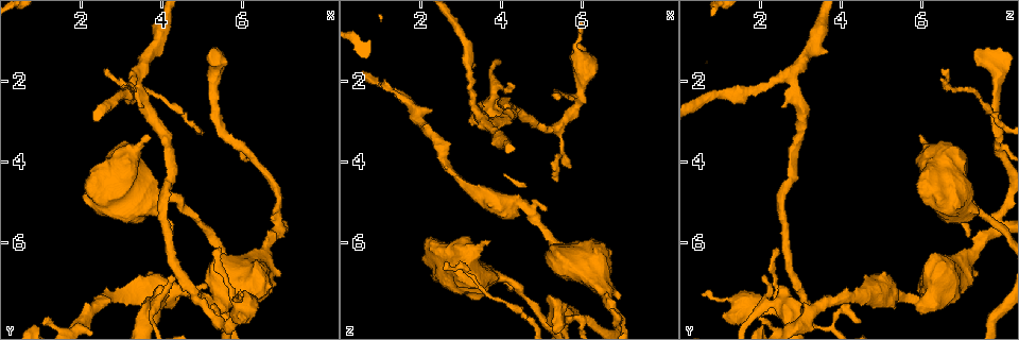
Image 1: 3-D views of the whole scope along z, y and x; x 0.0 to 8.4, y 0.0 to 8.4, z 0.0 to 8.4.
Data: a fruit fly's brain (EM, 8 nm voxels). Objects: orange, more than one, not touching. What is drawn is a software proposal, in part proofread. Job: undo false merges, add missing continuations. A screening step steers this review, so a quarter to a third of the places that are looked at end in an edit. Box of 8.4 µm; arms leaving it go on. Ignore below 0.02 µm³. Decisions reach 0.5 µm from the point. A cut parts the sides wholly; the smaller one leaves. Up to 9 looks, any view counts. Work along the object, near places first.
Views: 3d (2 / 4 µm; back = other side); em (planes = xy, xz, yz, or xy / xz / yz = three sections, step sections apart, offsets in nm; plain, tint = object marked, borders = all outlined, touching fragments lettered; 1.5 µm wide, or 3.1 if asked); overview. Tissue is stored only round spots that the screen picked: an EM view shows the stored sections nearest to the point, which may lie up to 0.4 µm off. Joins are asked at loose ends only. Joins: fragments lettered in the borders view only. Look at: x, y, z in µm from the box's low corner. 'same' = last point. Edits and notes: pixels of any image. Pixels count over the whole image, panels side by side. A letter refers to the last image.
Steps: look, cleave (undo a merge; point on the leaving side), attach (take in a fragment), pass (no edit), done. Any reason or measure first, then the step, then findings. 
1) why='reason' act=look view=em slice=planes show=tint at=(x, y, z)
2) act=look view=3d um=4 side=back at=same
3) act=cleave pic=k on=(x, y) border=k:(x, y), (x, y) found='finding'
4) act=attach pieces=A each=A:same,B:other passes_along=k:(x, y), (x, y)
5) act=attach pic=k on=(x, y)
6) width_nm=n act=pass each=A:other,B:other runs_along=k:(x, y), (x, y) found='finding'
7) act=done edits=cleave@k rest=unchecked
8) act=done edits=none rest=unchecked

why='thin end' act=look view=em slice=planes show=borders at=(4.25, 5.90, 7.15)

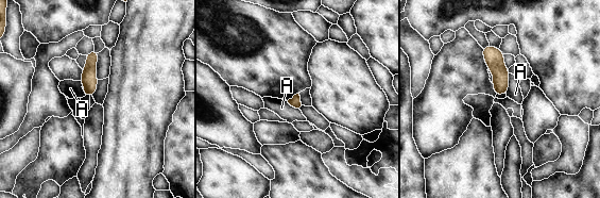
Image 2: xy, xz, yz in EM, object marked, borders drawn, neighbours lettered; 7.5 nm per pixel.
act=pass each=A:other border=2:(510, 73), (509, 91), (506, 94) found='no lettered fragment goes on from it'

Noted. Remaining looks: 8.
why='branch stops here' act=look view=em slice=planes show=borders at=(5.45, 6.15, 2.40)

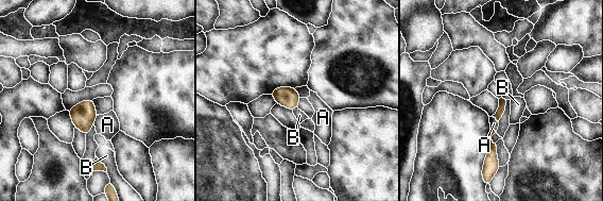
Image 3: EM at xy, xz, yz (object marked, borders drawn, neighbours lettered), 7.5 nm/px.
act=pass each=A:other,B:other border=3:(96, 155), (107, 171) found='none of them fits'

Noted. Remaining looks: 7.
why='thin end' act=look view=3d um=4 at=(6.05, 7.25, 0.60)

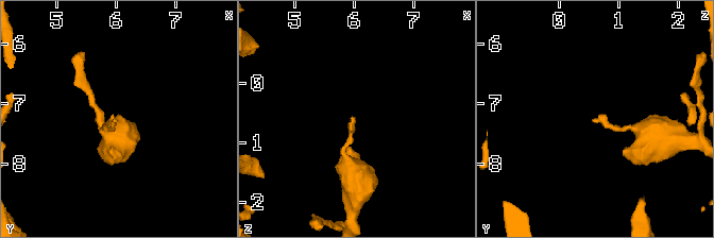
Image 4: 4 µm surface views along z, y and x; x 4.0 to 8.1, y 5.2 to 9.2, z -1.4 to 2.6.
act=look view=em slice=planes show=borders at=(6.00, 7.25, 0.55)

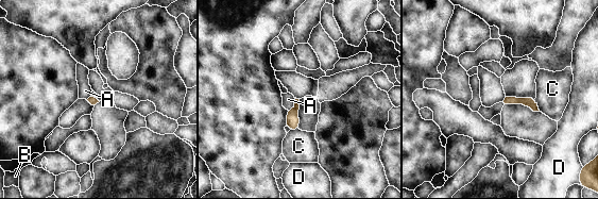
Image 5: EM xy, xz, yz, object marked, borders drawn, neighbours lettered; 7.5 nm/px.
act=pass each=A:other,B:other,C:other,D:other border=5:(295, 98), (294, 105), (287, 110) found='no lettered fragment goes on from it'

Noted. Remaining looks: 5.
why='tapers out' act=look view=3d um=4 at=(5.40, 8.00, 4.45)

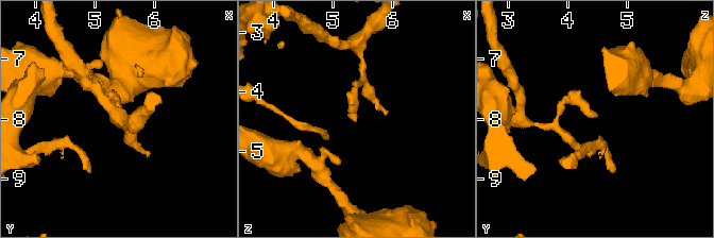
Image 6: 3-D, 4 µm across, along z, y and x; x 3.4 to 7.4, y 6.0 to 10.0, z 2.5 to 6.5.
why='need the tissue' act=look view=em slice=planes show=tint at=(5.45, 7.95, 4.50)

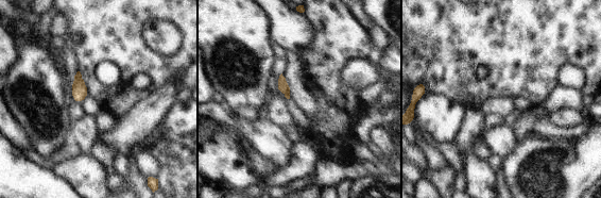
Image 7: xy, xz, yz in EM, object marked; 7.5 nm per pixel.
act=look view=em slice=planes show=borders at=same

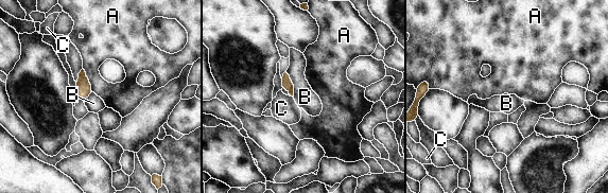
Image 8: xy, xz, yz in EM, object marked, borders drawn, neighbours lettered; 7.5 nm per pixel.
act=pass each=A:other,B:other,C:other border=8:(285, 71), (292, 80), (293, 97) found='no lettered fragment goes on from it'

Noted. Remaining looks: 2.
act=done edits=none rest=unchecked

